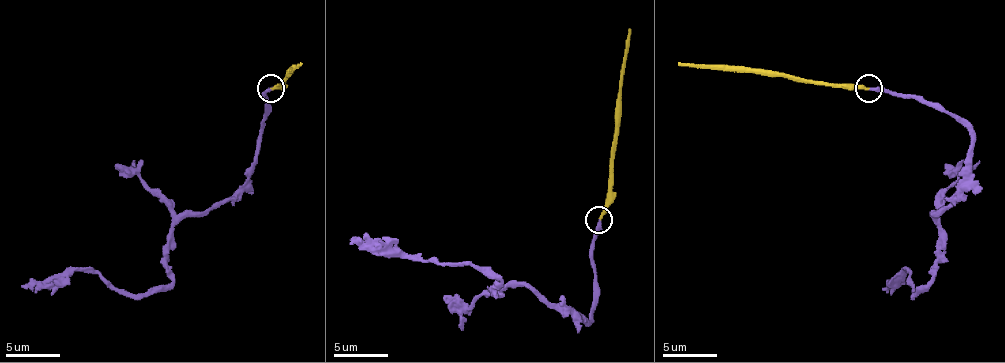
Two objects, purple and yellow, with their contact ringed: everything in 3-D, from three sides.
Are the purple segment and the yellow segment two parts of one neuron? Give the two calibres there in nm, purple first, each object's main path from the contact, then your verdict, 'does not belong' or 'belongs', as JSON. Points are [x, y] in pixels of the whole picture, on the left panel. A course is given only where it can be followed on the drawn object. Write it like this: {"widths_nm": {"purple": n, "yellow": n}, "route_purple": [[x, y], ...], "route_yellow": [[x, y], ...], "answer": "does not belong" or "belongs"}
{"widths_nm": {"purple": 240, "yellow": 220}, "route_purple": [[270, 87], [248, 180], [177, 223], [166, 286], [120, 294], [96, 272], [74, 270], [22, 286]], "route_yellow": [[270, 87], [281, 85], [302, 63]], "answer": "belongs"}

